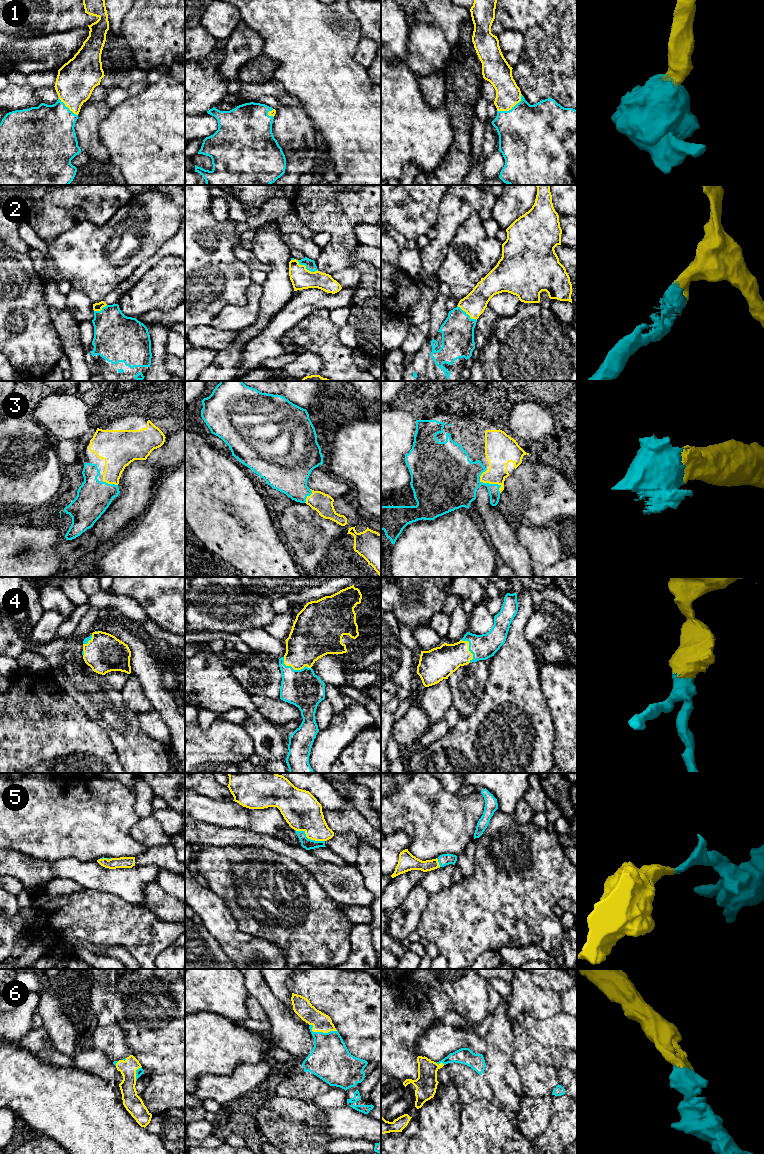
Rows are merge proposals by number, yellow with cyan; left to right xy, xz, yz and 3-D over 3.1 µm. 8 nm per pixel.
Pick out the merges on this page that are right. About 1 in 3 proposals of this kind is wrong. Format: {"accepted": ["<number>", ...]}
{"accepted": ["1", "2", "3", "4", "5", "6"]}

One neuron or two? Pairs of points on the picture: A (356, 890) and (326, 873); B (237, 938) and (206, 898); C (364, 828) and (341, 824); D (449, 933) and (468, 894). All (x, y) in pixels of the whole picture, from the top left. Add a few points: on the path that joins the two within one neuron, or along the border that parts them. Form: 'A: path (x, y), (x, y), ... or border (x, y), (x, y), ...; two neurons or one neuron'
A: path (349, 889), (344, 884), (333, 879); one neuron
B: path (227, 928), (217, 918), (211, 908); one neuron
C: path (358, 825), (347, 824); one neuron
D: path (459, 923), (468, 914), (468, 904); one neuron

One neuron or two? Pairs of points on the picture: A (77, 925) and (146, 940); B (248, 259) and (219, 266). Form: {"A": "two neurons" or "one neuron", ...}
{"A": "one neuron", "B": "two neurons"}

